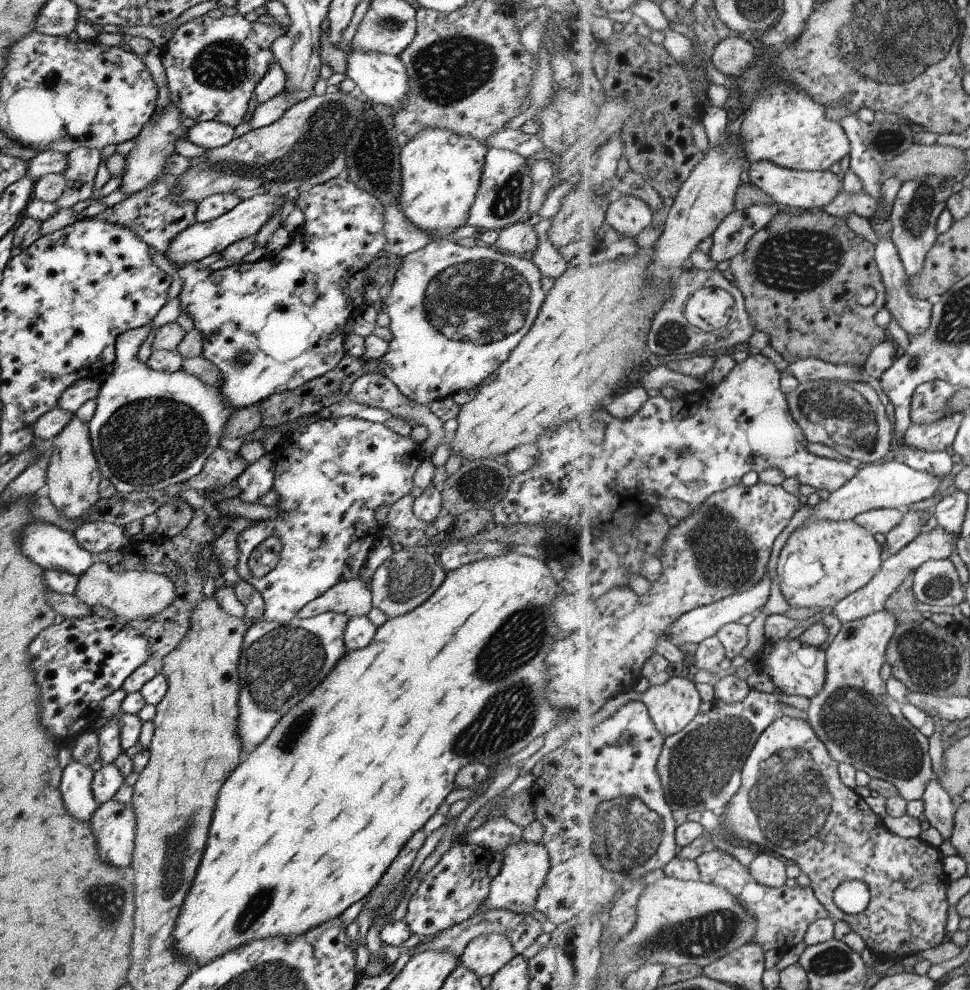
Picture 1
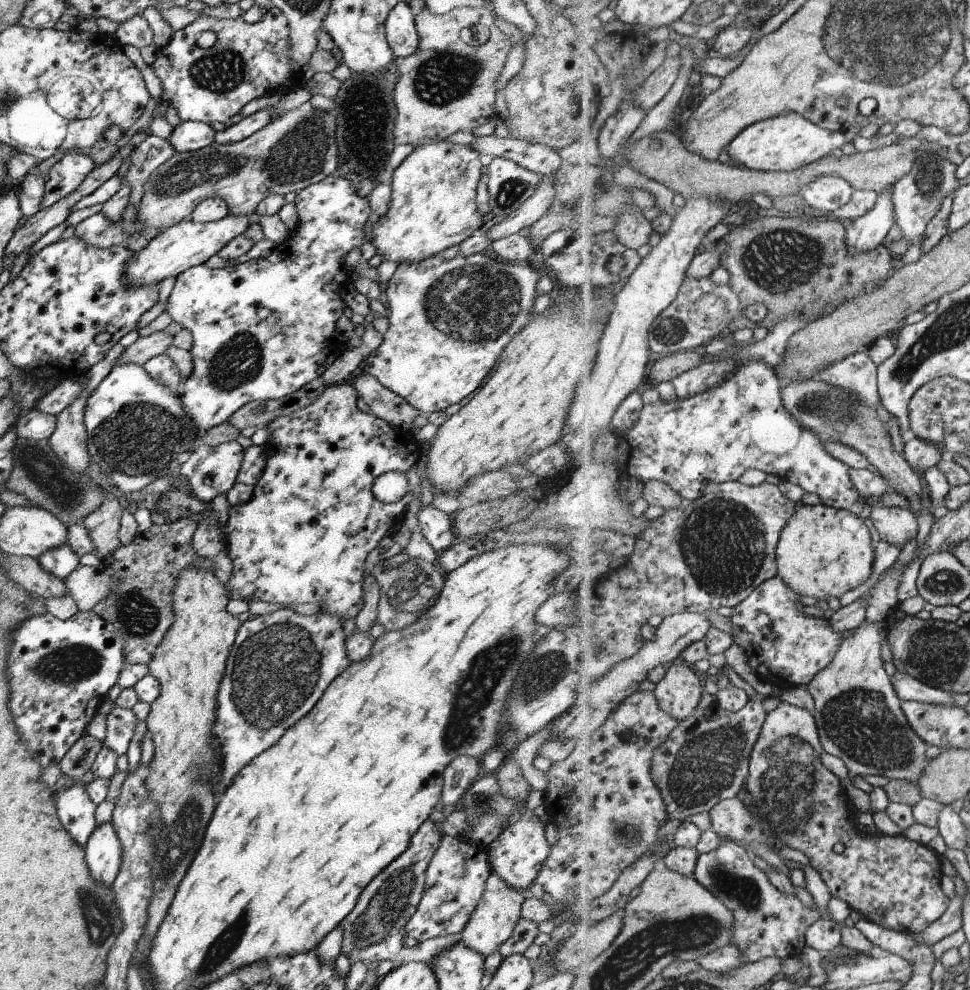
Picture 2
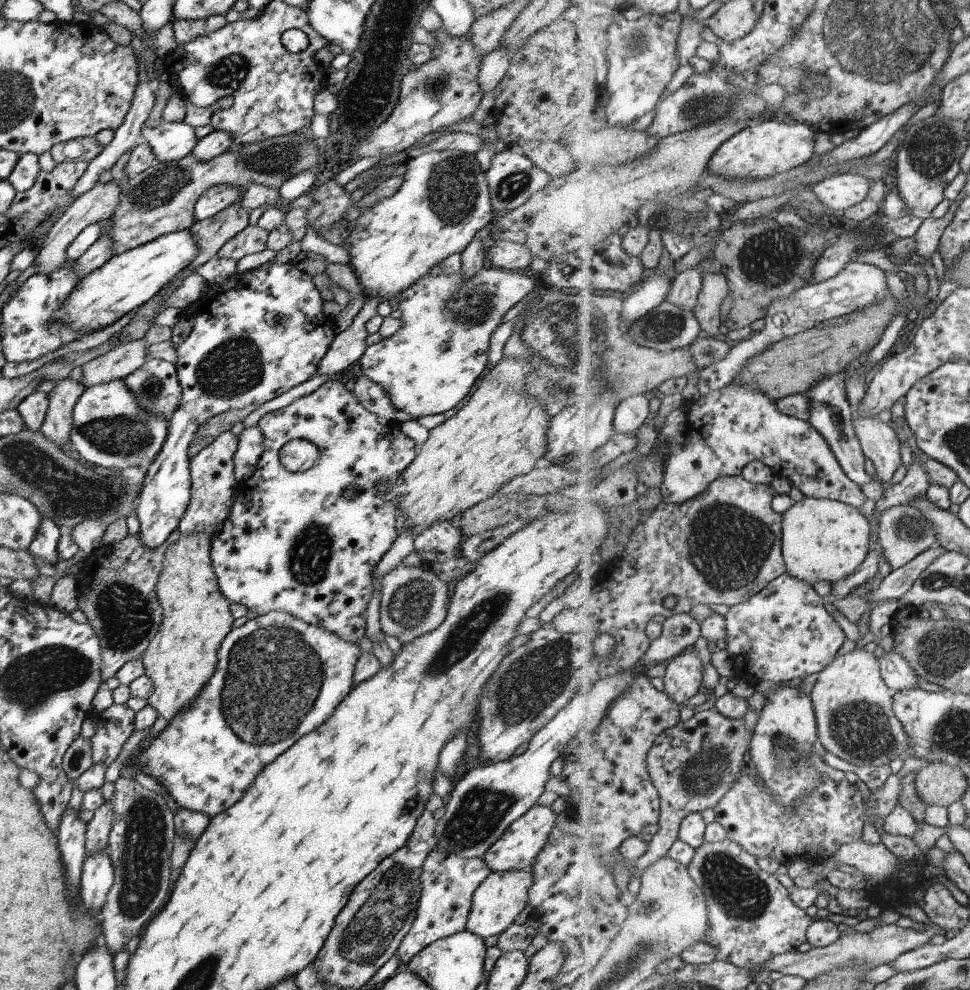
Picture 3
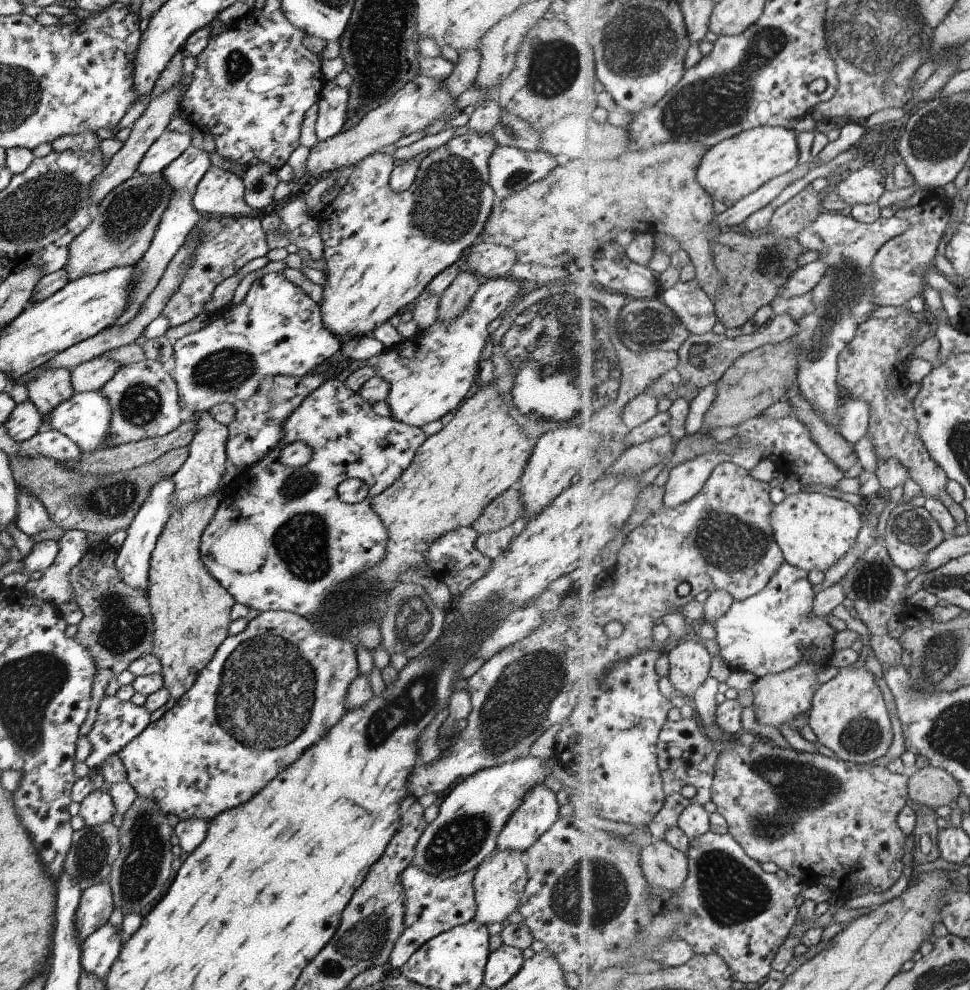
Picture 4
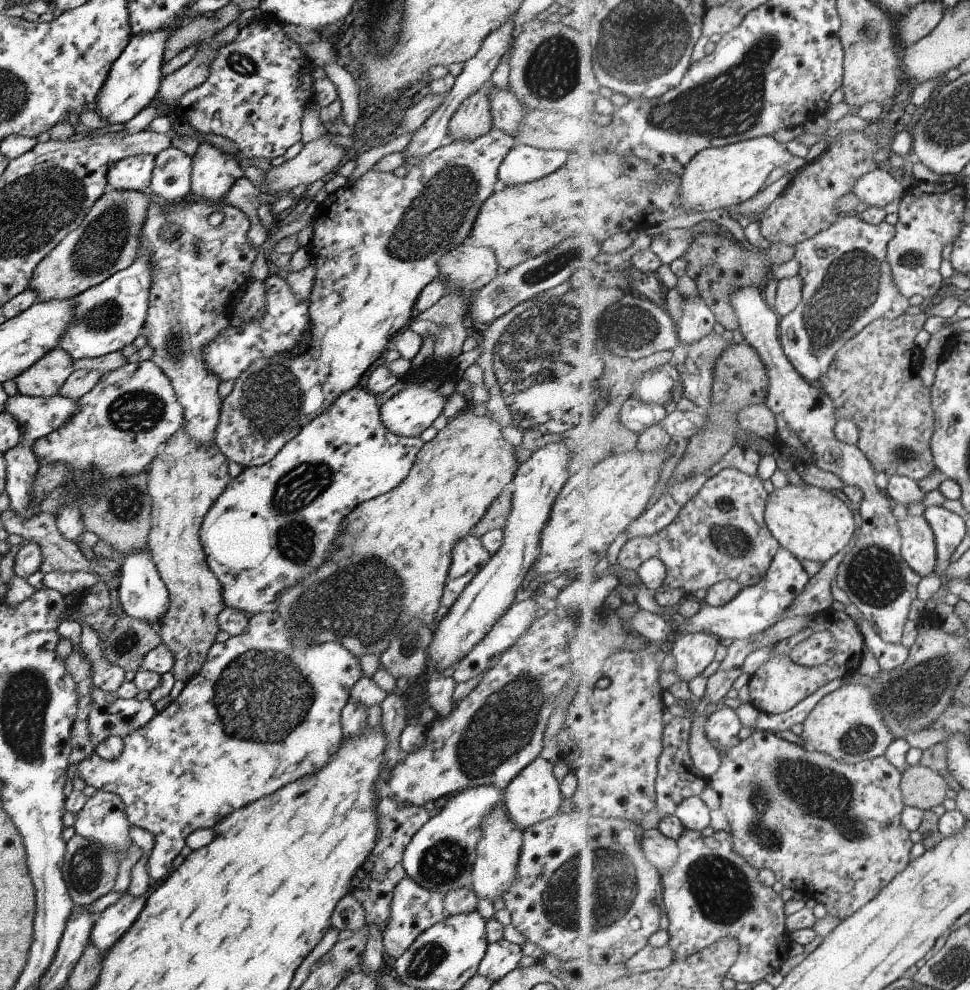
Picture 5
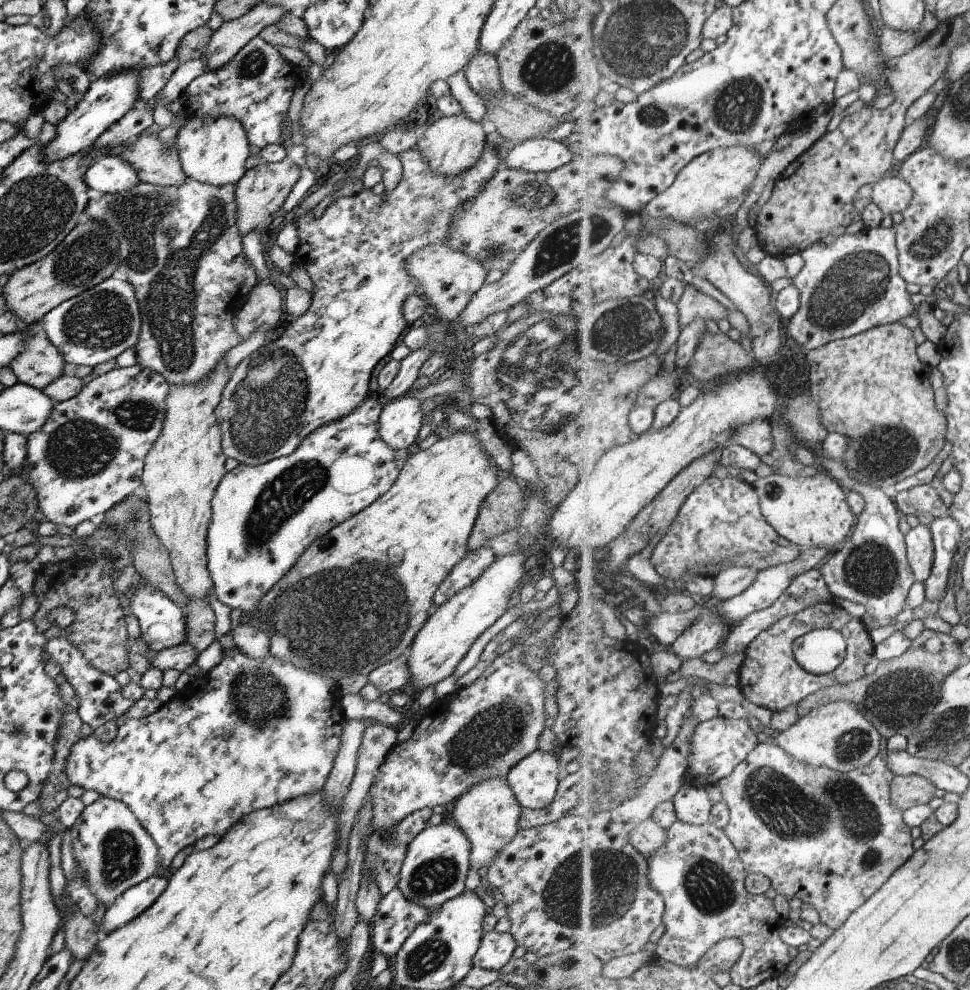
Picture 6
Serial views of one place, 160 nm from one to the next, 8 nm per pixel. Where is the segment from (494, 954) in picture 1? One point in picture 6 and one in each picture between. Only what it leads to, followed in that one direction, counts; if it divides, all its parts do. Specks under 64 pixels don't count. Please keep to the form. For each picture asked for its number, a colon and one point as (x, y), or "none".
2: (498, 909)
3: (495, 903)
4: (499, 879)
5: (493, 868)
6: (487, 813)

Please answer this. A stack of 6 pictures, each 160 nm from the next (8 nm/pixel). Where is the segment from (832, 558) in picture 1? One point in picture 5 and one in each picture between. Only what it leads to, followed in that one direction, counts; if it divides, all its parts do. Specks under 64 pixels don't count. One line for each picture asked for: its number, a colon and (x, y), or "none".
2: (823, 551)
3: (822, 539)
4: (815, 531)
5: (810, 521)

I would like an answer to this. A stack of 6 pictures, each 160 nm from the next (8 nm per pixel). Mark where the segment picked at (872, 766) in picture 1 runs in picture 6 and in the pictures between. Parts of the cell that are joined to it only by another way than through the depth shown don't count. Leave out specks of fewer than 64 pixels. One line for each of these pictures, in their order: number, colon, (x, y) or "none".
2: (860, 717)
3: (855, 712)
4: (849, 715)
5: (846, 724)
6: (836, 736)

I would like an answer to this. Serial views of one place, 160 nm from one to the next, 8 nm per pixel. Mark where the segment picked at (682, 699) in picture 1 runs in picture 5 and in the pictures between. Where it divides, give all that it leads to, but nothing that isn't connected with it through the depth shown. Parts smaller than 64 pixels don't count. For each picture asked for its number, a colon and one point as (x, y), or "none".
2: (678, 692)
3: (684, 676)
4: (690, 662)
5: (693, 652)

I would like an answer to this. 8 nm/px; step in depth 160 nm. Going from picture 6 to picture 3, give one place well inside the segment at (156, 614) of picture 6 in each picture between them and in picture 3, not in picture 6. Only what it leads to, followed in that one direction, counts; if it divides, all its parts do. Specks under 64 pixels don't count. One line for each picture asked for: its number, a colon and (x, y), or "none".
3: (258, 336)
4: (132, 558)
5: (141, 594)

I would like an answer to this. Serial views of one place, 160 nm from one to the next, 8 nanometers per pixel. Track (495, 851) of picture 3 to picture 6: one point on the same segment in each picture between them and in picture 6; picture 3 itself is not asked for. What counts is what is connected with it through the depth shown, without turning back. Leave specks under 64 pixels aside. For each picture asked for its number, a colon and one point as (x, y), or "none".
4: (538, 810)
5: (532, 795)
6: (533, 779)

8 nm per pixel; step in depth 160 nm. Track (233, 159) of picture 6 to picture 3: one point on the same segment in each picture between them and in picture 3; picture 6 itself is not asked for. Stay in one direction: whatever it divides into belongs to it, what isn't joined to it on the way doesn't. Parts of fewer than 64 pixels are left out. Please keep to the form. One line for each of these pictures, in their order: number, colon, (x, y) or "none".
3: (216, 198)
4: (219, 192)
5: (212, 172)

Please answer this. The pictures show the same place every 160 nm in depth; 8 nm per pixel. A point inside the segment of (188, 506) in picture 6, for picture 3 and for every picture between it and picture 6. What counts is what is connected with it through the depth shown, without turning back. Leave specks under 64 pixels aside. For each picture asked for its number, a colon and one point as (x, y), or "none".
3: (181, 656)
4: (190, 610)
5: (183, 479)

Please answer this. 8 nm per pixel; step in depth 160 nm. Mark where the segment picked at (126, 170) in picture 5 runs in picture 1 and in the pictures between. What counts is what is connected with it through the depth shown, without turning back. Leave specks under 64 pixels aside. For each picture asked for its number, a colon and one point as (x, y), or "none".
1: (210, 134)
2: (187, 136)
3: (168, 142)
4: (169, 145)

